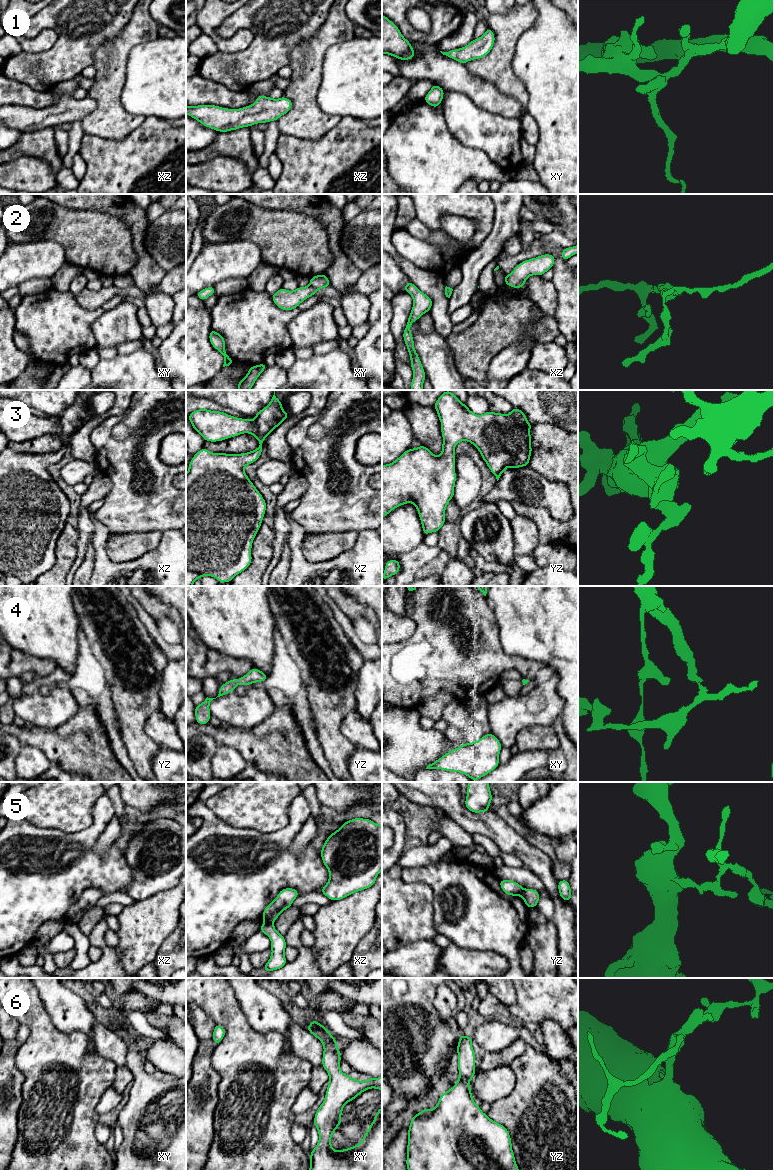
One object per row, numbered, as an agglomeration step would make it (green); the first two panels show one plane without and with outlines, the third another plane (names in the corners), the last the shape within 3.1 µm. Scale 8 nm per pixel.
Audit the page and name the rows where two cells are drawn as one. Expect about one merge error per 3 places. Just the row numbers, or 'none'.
2, 5

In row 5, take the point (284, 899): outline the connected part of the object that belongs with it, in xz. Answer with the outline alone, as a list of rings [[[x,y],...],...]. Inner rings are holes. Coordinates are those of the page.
[[[294,888],[282,889],[277,897],[266,906],[263,911],[262,917],[265,922],[274,923],[278,916],[290,906],[292,902],[299,896],[299,893]]]

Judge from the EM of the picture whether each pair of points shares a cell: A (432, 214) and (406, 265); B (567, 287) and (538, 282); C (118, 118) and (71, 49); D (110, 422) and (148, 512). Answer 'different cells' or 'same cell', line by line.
A: different cells
B: different cells
C: different cells
D: same cell

